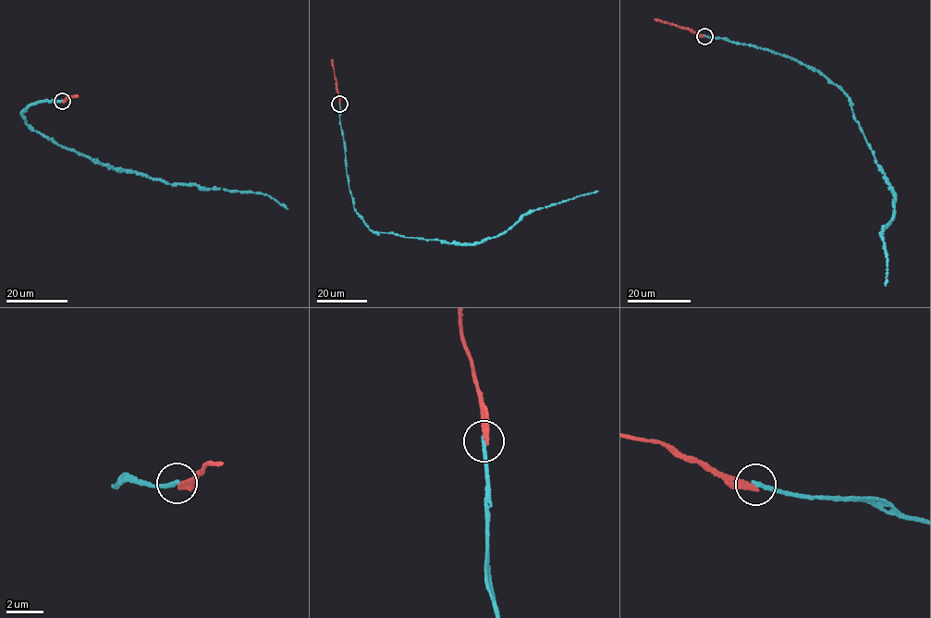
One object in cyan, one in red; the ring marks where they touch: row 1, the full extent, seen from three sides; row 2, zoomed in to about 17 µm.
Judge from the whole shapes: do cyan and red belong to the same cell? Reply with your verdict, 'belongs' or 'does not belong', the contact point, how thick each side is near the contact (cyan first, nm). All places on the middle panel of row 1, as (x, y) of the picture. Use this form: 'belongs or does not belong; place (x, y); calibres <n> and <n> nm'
does not belong; place (339, 104); calibres 220 and 240 nm

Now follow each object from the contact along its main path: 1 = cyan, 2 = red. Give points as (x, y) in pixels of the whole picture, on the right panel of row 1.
1: (704, 36), (796, 59), (848, 96), (896, 198), (893, 220), (882, 236), (888, 260), (885, 285)
2: (704, 36), (655, 19)

